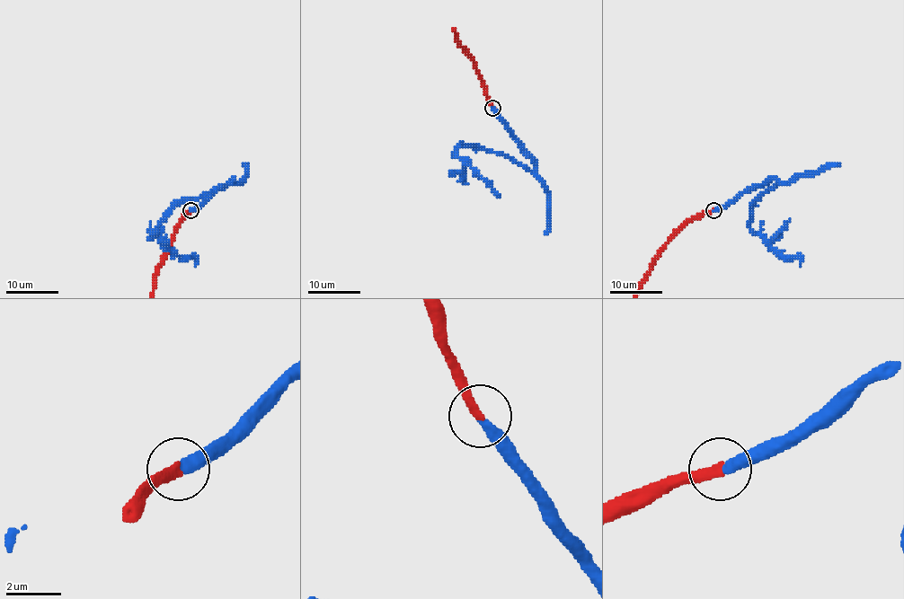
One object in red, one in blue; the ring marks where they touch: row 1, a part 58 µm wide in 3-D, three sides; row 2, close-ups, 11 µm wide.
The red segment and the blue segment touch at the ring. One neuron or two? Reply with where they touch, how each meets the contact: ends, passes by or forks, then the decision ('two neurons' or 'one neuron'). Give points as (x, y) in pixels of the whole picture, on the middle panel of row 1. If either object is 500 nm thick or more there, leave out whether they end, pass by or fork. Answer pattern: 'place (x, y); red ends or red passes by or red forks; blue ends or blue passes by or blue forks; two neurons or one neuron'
place (492, 108); red ends; blue ends; one neuron

